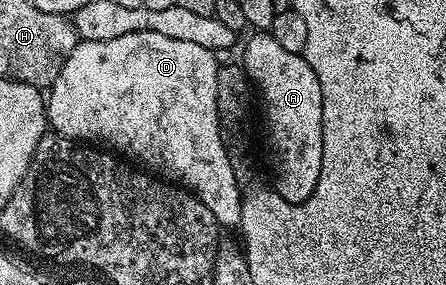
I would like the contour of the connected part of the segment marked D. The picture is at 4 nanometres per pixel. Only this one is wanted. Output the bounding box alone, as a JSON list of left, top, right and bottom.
[48,31,243,228]

